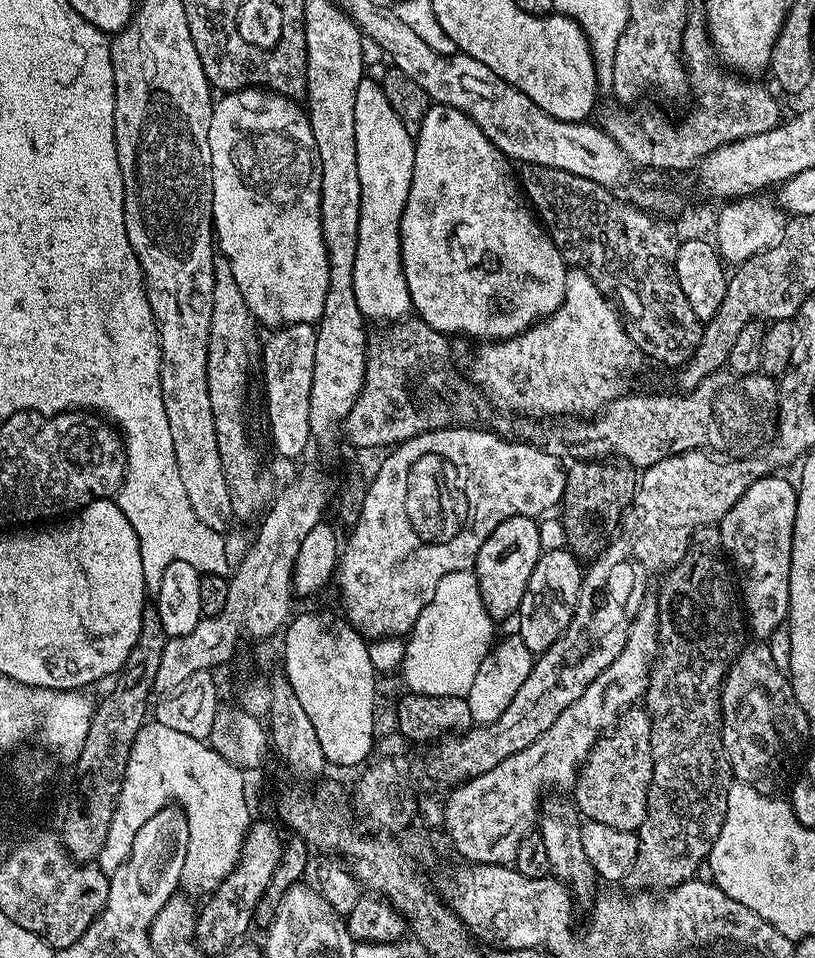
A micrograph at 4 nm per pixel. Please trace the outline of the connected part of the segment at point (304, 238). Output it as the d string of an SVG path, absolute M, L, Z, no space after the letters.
M243 88L241 92L229 92L221 95L212 105L210 118L210 158L212 159L212 224L214 227L214 240L218 245L221 257L227 259L234 282L238 282L238 290L242 290L242 298L252 315L268 330L283 328L289 324L316 324L322 314L322 306L326 302L328 289L328 251L324 245L322 222L320 221L320 178L308 168L300 172L300 176L284 176L284 144L305 144L311 146L314 134L310 130L308 113L300 108L295 99L290 96L281 96L279 92L270 92L263 88Z

